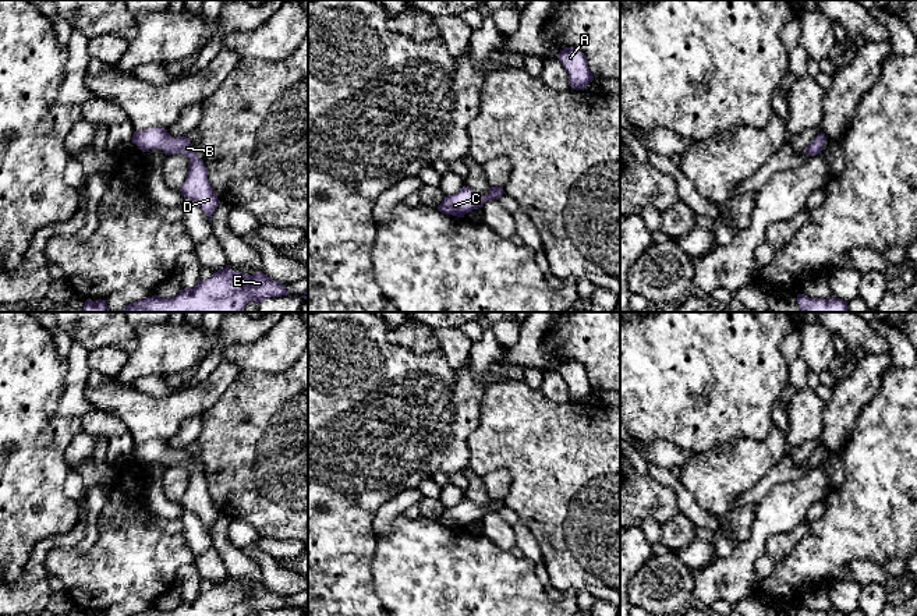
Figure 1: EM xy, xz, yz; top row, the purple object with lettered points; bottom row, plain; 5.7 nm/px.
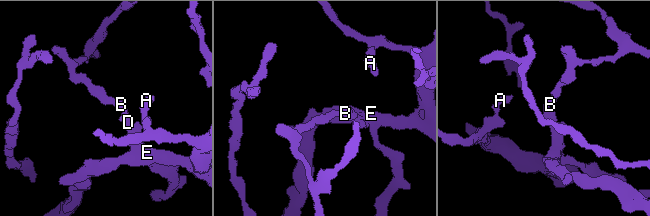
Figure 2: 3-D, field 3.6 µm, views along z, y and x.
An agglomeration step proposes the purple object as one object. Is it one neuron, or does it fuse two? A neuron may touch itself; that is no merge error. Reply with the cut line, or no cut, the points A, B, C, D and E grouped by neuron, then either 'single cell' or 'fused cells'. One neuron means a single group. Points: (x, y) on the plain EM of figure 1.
no cut; A B C D E; single cell

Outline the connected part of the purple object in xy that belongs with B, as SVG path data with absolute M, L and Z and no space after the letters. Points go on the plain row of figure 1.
M152 439L144 443L134 443L132 456L142 464L160 461L166 467L184 467L190 471L190 481L185 493L181 498L181 507L192 511L209 530L220 516L208 492L208 482L203 472L195 465L192 456L187 449L173 450L167 442Z

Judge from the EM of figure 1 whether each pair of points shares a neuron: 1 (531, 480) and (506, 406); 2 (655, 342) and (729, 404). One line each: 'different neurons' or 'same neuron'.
1: same neuron
2: same neuron

